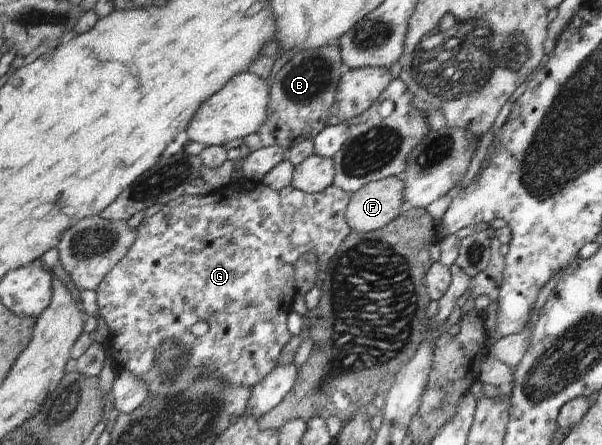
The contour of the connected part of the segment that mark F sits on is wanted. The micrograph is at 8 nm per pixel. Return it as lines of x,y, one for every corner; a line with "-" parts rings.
397,176
369,182
351,194
346,220
352,231
380,230
404,212
405,184

